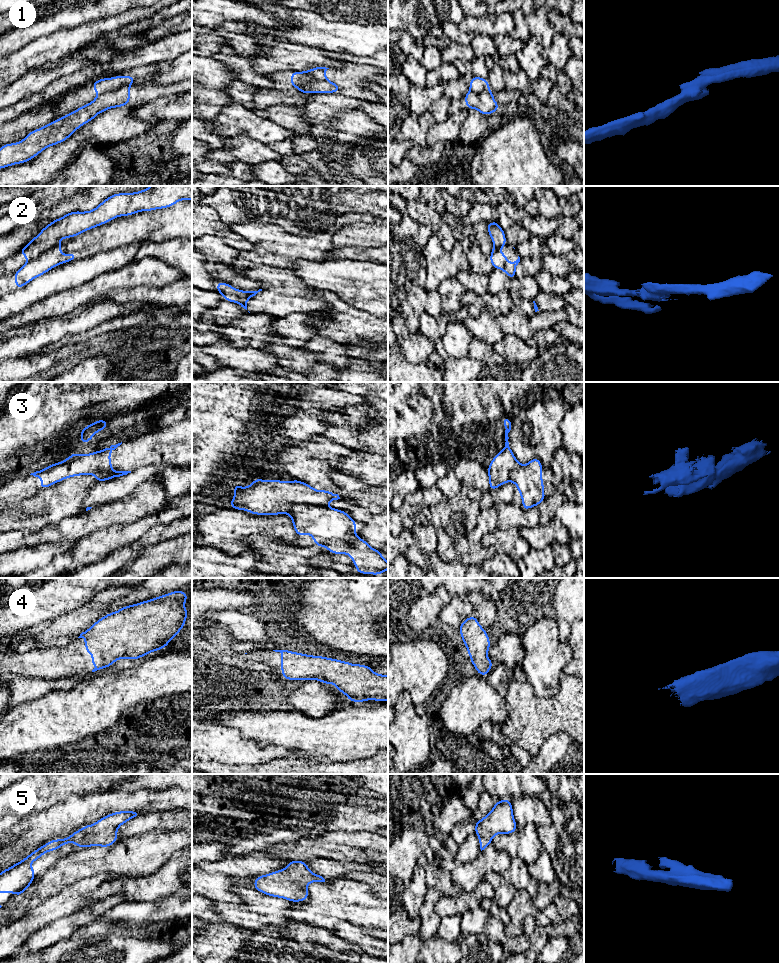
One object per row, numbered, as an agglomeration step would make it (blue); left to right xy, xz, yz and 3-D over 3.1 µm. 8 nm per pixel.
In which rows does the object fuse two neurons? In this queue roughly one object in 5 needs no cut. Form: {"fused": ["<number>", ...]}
{"fused": ["1", "2", "3"]}

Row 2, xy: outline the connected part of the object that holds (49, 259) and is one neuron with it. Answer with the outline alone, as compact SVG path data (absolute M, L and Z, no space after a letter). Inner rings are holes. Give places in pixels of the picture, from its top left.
M56 244L54 247L25 263L16 273L12 274L15 278L15 287L20 289L57 265L76 260L76 258L77 253L75 252L67 255L62 254L61 244Z

